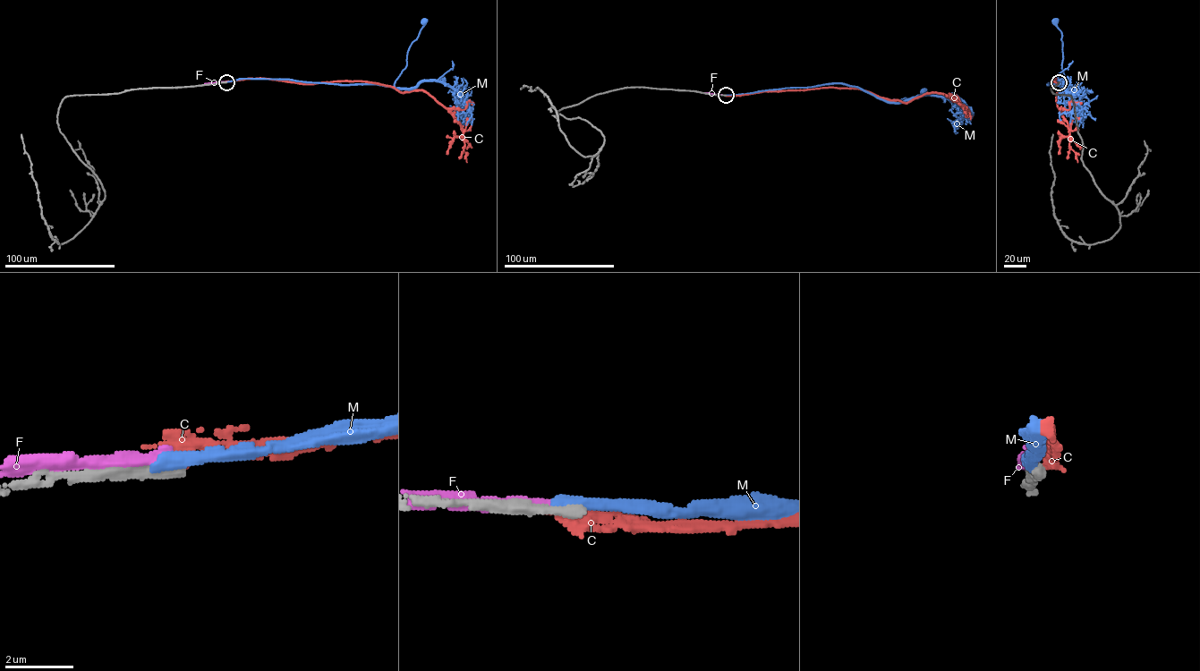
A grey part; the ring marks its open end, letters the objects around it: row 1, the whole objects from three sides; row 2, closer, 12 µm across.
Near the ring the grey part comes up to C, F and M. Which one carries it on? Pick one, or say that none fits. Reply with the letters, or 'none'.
none

